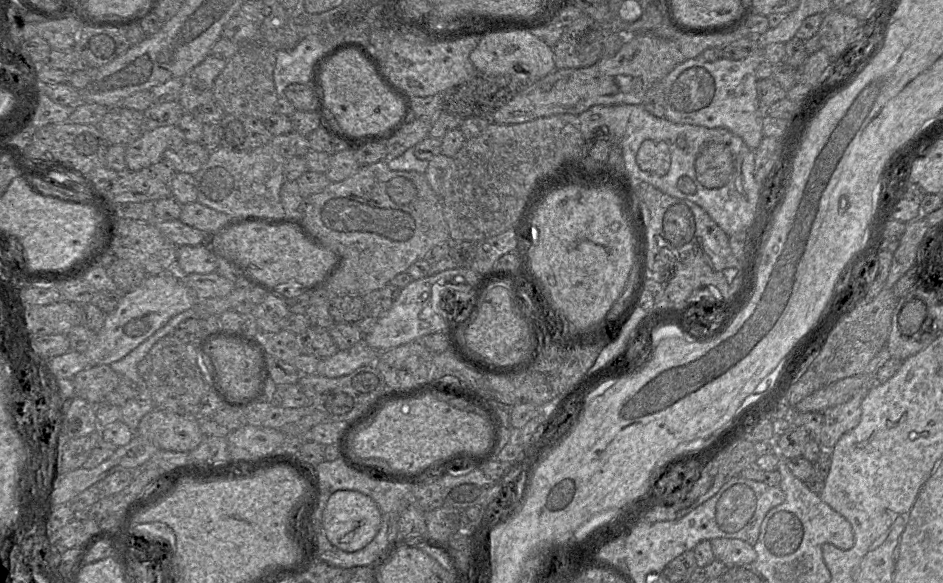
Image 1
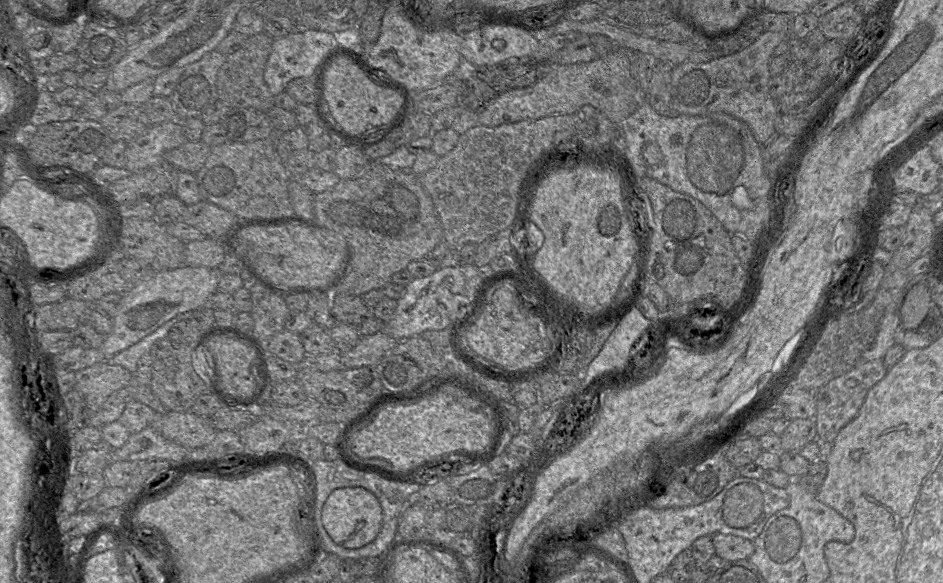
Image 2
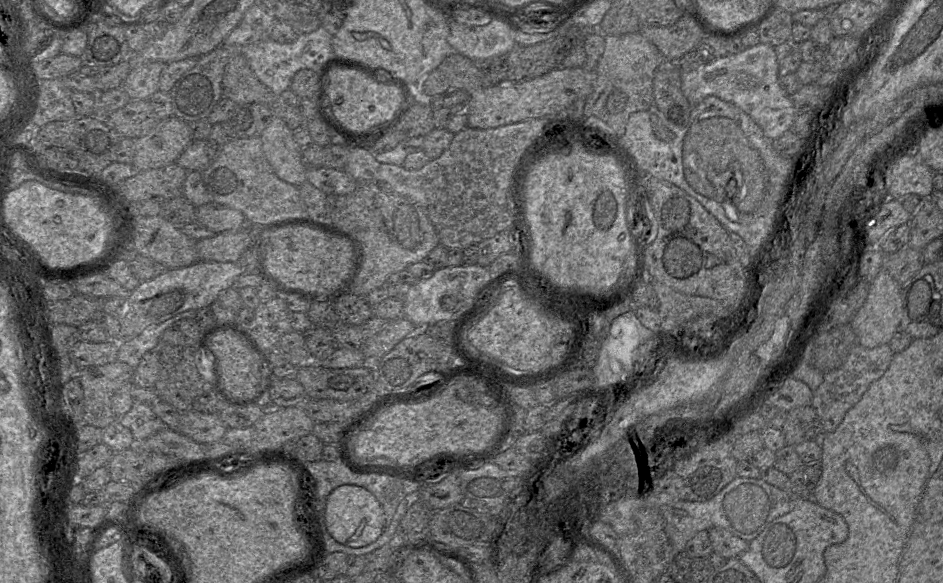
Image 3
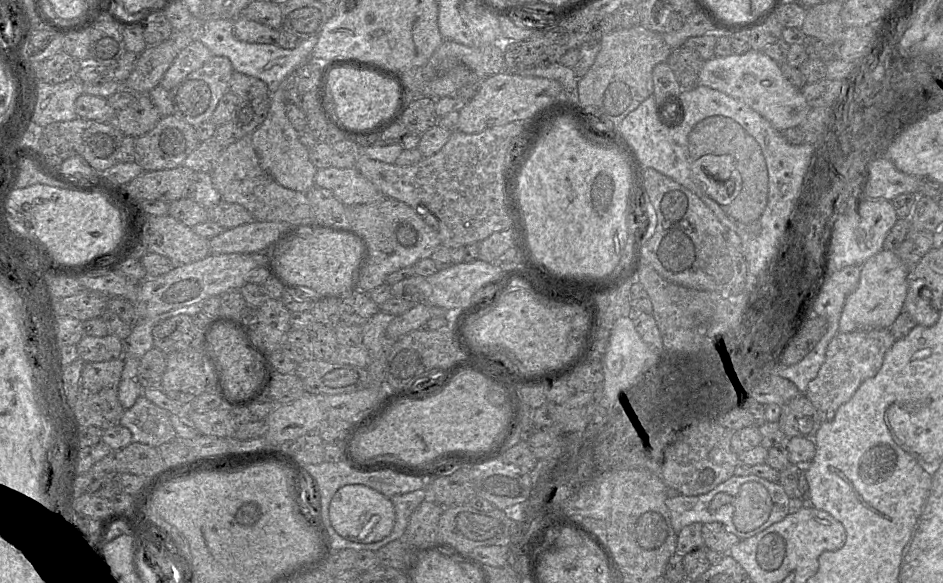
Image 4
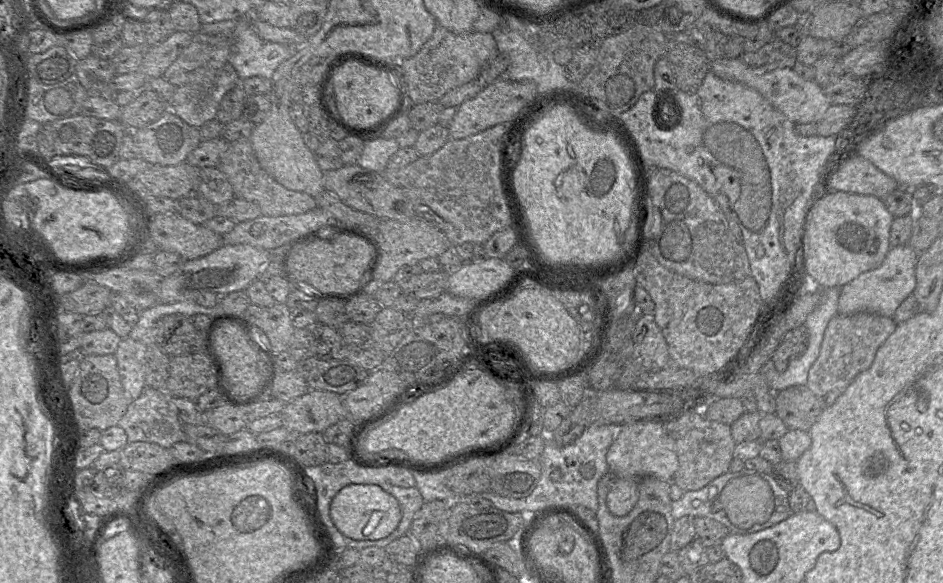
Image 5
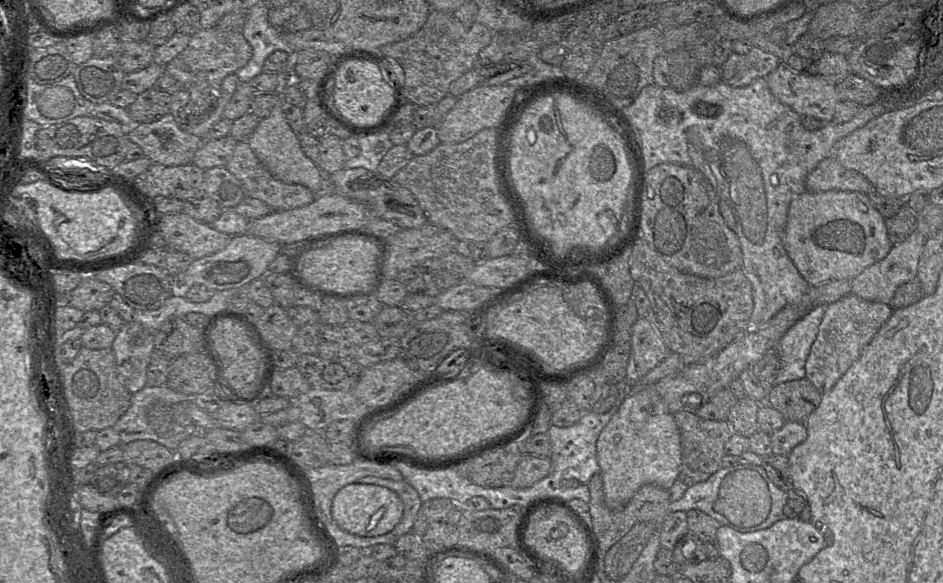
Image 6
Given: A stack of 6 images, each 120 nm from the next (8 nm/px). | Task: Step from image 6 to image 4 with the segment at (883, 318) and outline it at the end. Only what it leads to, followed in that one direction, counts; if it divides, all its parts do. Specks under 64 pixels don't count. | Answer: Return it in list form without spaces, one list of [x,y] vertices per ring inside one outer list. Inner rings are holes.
[[[886,328],[838,332],[832,338],[826,349],[825,360],[805,392],[806,397],[821,414],[822,421],[832,420],[837,409],[849,401],[865,381],[879,372],[886,353],[895,341],[891,330]]]

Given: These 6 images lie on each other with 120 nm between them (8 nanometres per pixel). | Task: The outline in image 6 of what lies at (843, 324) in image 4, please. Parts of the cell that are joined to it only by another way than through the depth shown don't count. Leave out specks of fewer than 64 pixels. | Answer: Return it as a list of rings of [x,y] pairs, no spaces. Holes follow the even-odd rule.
[[[915,230],[903,242],[893,245],[886,257],[868,266],[851,280],[851,294],[867,301],[889,304],[899,286],[916,278],[919,258],[926,241],[927,237]]]

